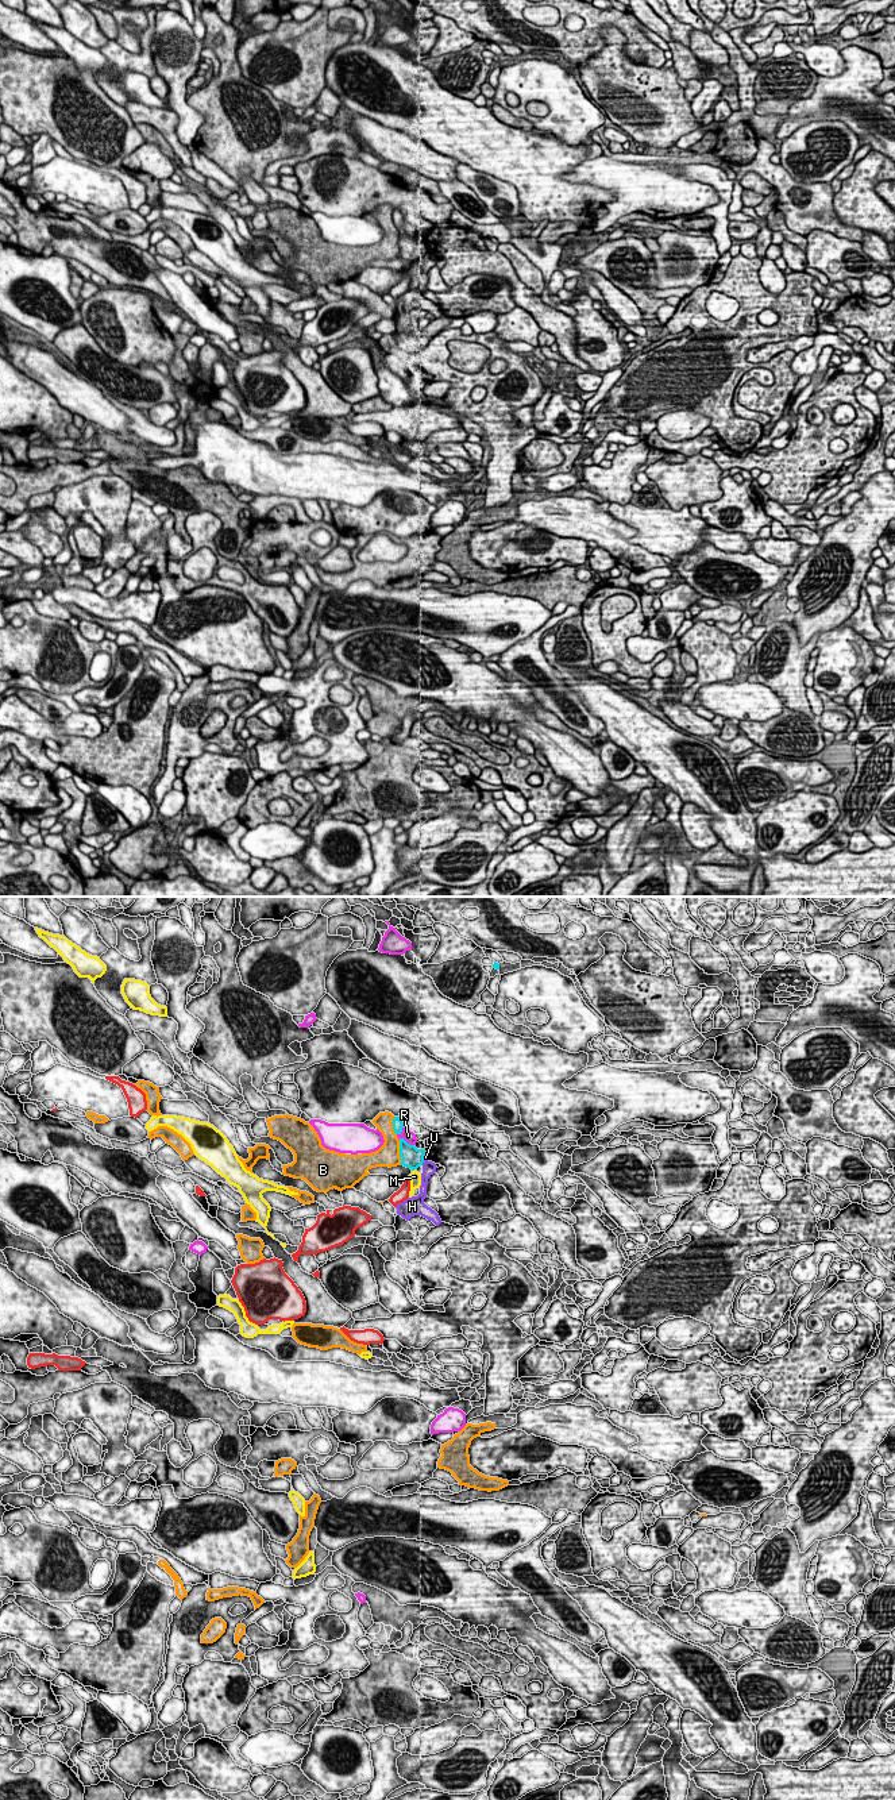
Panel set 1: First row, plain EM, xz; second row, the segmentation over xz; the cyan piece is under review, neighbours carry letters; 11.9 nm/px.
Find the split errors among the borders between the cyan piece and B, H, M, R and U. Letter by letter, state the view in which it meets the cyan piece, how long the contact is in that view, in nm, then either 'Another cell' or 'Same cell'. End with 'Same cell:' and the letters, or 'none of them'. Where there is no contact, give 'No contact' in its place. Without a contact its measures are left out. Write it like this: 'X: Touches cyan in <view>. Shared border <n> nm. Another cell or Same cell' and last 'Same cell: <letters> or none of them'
B: Touches cyan in xz. Shared border 300 nm. Another cell
H: Touches cyan in xz. Shared border 70 nm. Another cell
M: Touches cyan in xz. Shared border 60 nm. Another cell
R: Touches cyan in xz. Shared border 200 nm. Another cell
U: Touches cyan in xz. Shared border 90 nm. Another cell
Same cell: none of them

